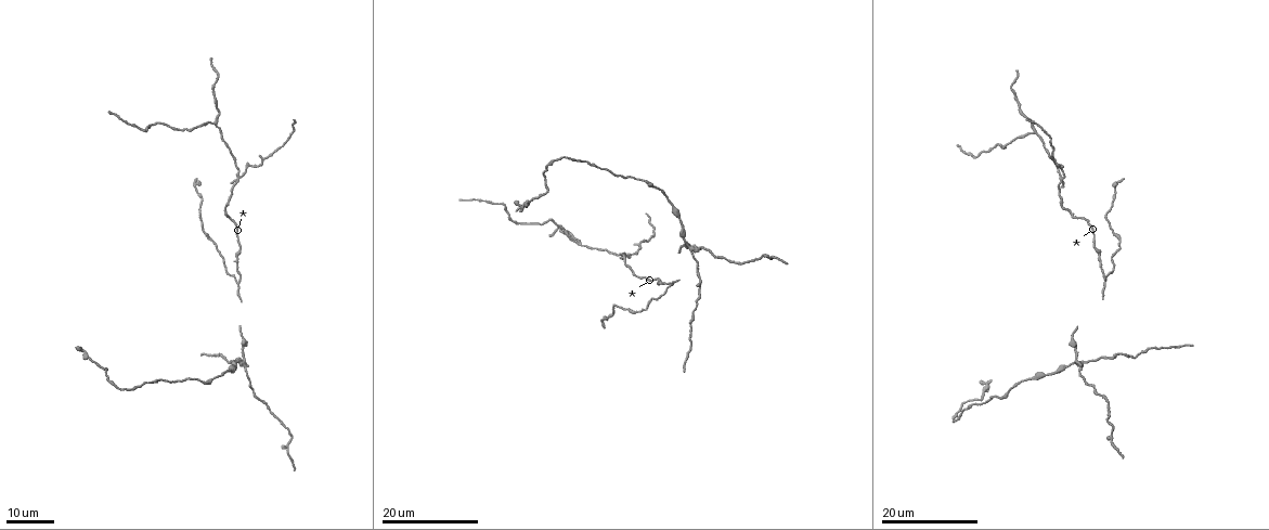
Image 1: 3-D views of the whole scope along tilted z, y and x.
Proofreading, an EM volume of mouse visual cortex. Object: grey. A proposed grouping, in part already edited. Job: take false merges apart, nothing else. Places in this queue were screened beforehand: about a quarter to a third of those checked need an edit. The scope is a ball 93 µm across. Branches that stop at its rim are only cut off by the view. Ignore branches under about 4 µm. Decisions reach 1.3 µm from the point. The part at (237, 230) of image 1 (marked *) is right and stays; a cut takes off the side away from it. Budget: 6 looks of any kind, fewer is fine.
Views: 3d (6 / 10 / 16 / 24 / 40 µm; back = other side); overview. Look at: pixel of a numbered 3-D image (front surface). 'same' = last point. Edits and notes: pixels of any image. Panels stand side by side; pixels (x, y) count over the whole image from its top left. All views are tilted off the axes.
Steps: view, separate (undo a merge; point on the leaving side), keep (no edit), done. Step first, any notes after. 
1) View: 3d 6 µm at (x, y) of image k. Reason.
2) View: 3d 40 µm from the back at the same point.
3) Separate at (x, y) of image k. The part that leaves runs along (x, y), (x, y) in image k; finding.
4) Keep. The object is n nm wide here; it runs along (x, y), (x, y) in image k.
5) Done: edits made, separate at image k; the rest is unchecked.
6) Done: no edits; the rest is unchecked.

View: 3d 16 µm at (1095, 244) of image 1.

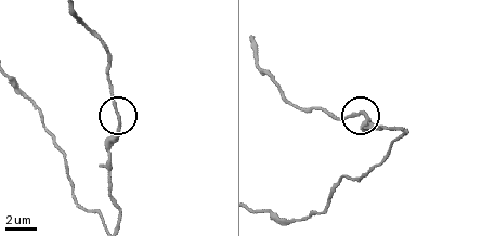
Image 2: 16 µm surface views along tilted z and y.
View: 3d 10 µm at (121, 119) of image 2.

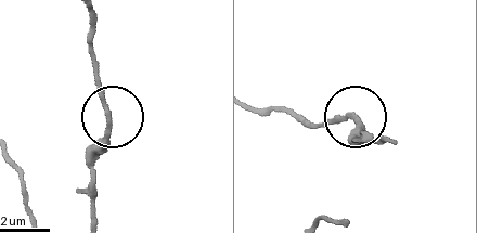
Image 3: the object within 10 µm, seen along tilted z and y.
Keep. The object is 200 nm wide here; it runs along (95, 30), (93, 79), (112, 123), (106, 143), (91, 160) in image 3; one cell here.

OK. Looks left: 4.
View: 3d 24 µm at (670, 287) of image 1. Three-way junction.

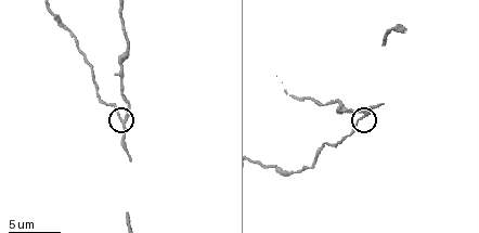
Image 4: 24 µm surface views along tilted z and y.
View: 3d 10 µm at (364, 116) of image 4.

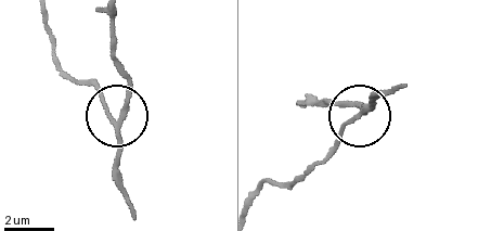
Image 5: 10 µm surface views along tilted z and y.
View: 3d 6 µm at (361, 113) of image 5.

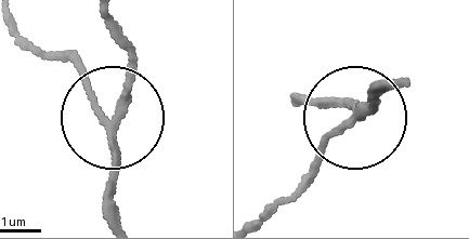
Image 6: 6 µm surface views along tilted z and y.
Separate at (79, 65) of image 6. The part that leaves runs along (103, 117), (79, 72), (11, 16) in image 6; two cells meet here.

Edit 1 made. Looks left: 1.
Done: edits made, separate at image 6; the rest is unchecked.

